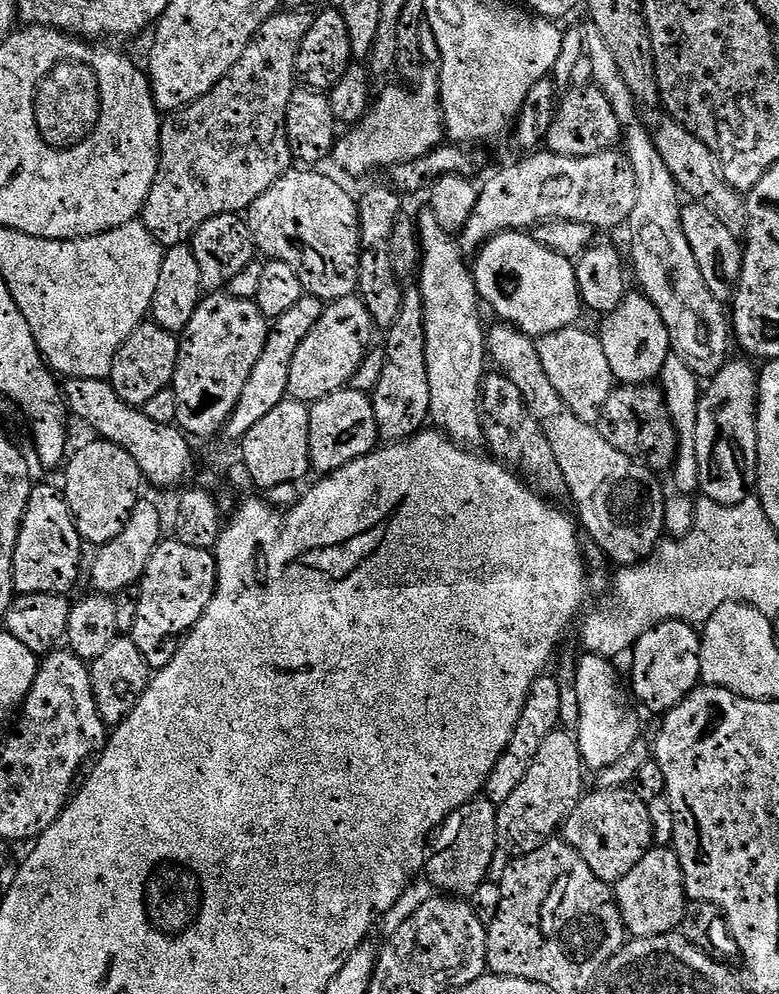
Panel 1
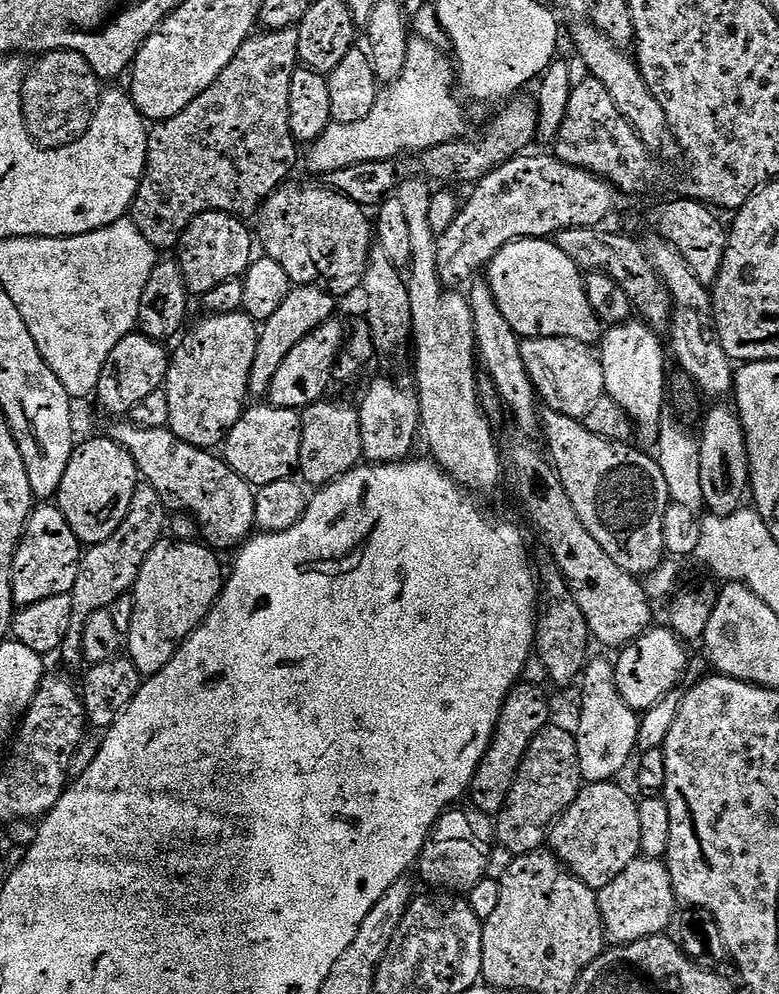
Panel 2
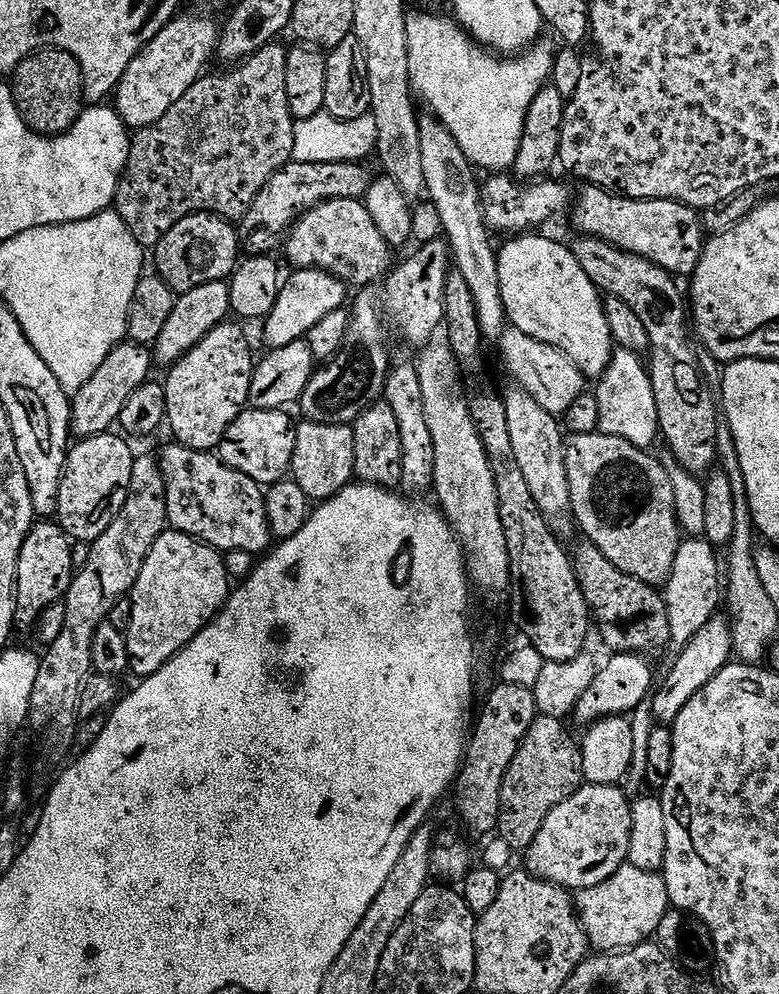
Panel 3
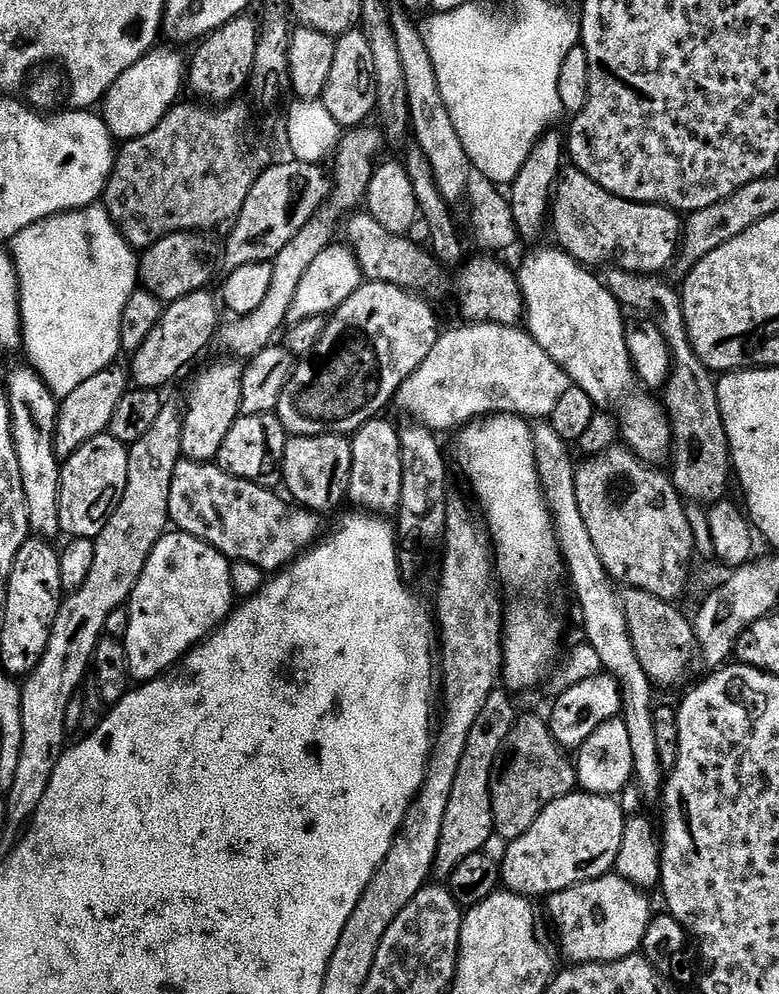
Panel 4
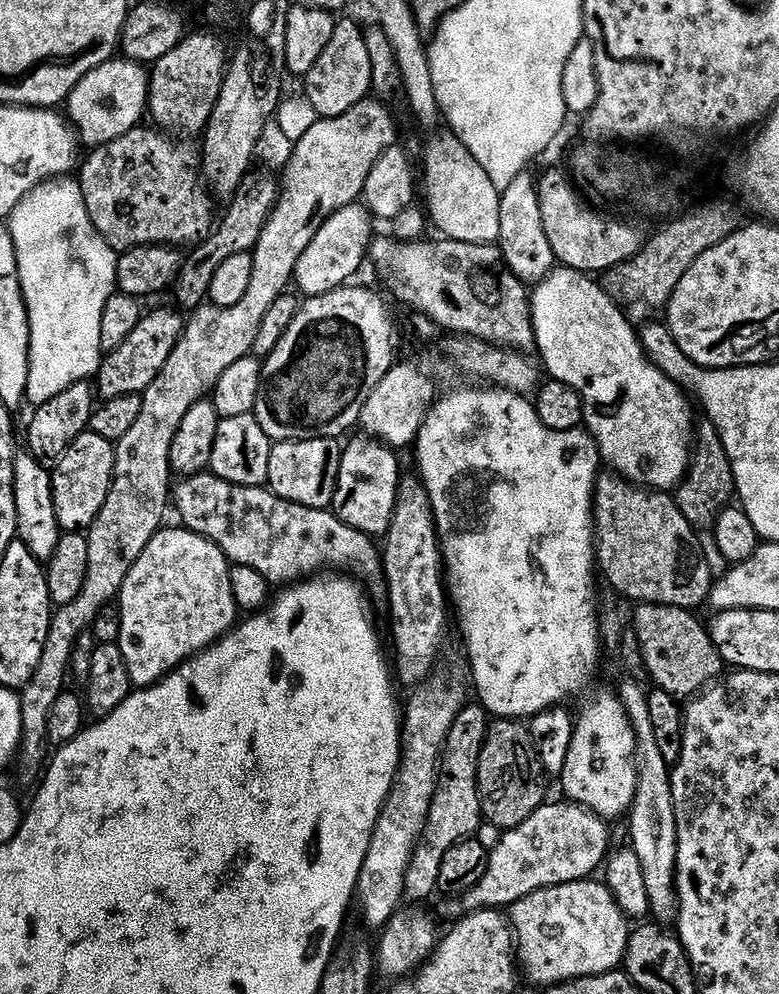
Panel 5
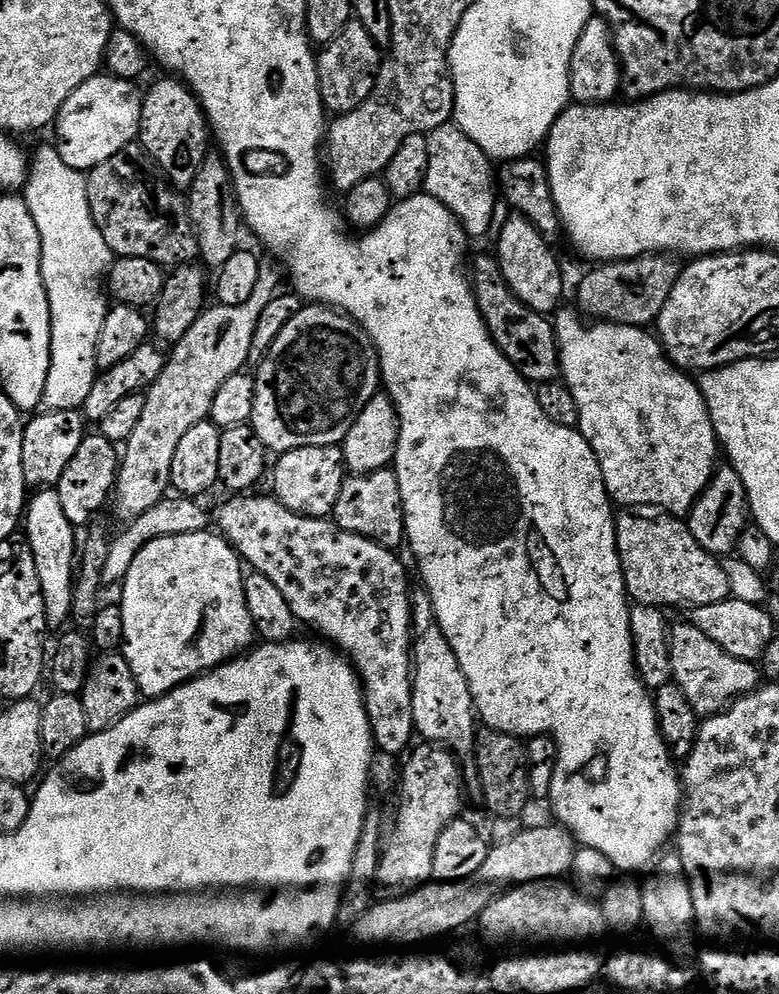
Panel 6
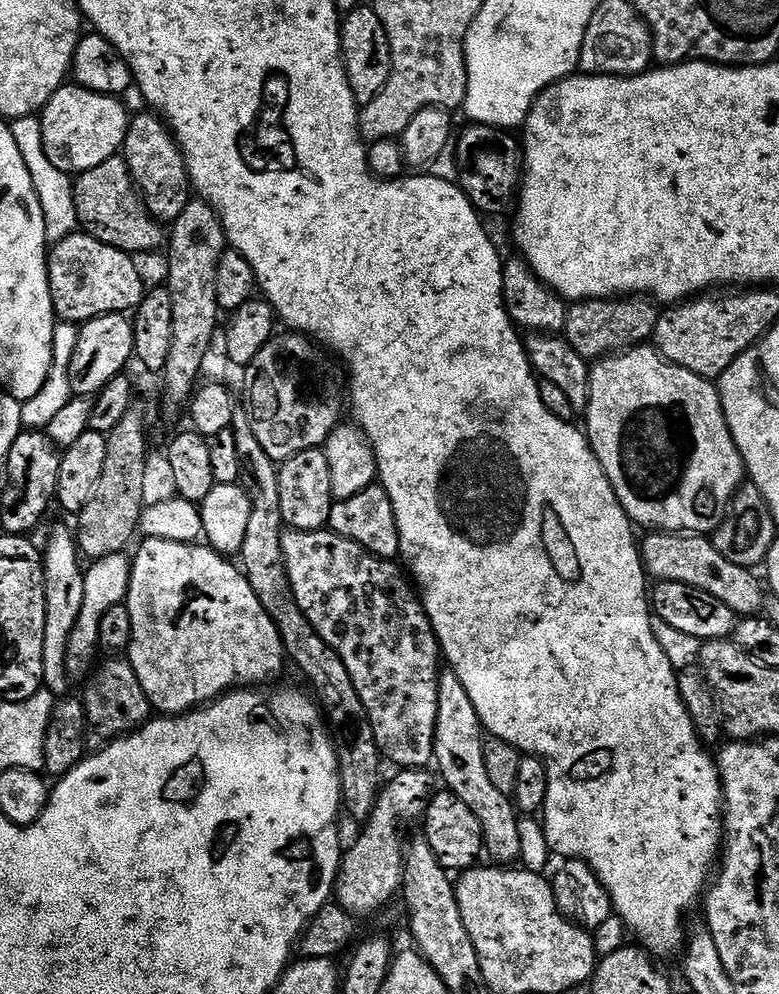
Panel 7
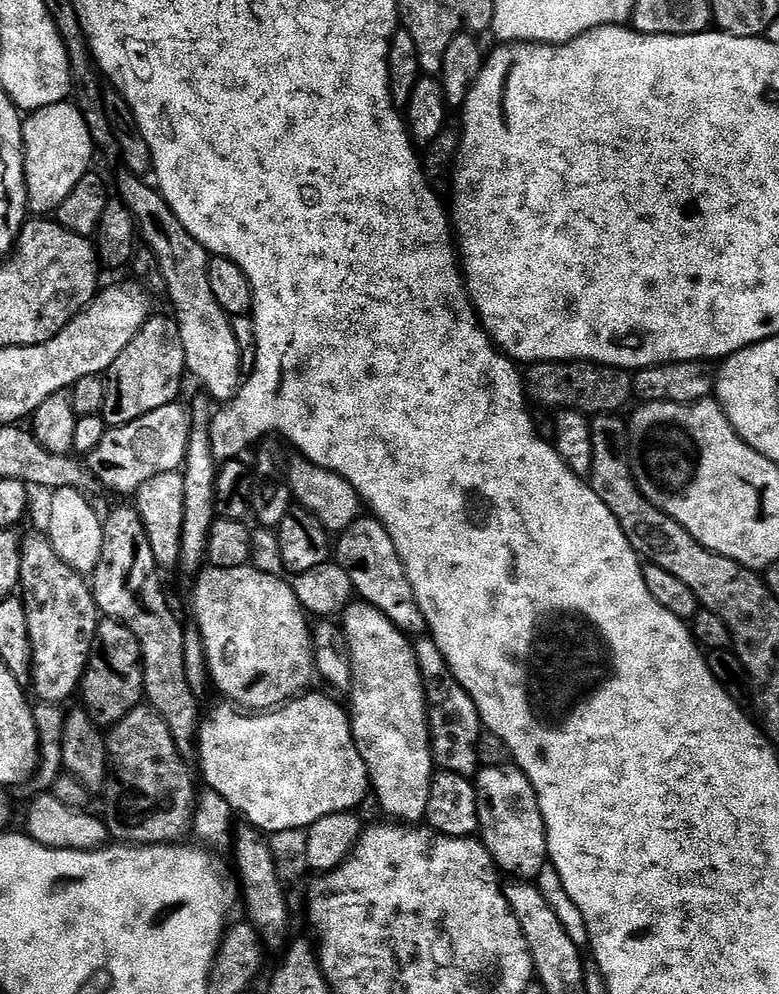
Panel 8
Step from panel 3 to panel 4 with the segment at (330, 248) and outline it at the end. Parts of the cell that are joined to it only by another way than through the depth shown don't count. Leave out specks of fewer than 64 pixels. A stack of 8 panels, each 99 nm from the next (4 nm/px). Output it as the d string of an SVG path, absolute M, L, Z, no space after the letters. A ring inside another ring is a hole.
M367 214L353 215L347 221L350 247L354 251L357 262L363 272L363 279L368 282L393 284L395 288L409 290L424 290L420 288L432 288L440 280L442 268L437 263L427 247L418 245L407 236L390 234L382 222L378 222L373 216Z

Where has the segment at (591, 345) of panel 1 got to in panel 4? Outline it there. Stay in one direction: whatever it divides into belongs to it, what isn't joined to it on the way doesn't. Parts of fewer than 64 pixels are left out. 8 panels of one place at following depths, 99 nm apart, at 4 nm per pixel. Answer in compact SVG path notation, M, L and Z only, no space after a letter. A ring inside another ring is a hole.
M471 322L463 326L437 335L434 350L426 354L426 362L396 391L395 407L409 412L415 423L437 434L445 434L451 428L463 429L477 418L498 412L551 418L554 406L558 406L562 394L570 387L564 368L523 327Z

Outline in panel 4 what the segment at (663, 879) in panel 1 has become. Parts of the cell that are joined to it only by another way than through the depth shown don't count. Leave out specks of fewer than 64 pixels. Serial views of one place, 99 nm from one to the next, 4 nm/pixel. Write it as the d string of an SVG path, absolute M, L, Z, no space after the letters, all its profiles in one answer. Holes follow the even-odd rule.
M617 875L570 886L547 897L548 912L560 935L560 948L577 964L605 964L635 956L643 949L646 930L652 924L654 909L645 893L630 880Z

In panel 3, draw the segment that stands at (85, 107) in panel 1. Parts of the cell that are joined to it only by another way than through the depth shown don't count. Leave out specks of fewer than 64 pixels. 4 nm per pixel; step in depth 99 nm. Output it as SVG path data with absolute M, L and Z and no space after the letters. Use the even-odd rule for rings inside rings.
M41 49L28 56L16 69L12 96L20 117L35 134L63 135L76 124L86 107L81 64L69 52Z

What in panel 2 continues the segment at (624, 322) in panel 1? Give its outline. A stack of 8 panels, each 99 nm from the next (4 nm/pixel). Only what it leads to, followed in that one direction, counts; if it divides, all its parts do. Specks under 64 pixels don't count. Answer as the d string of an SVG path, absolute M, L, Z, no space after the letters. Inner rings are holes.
M632 318L628 320L627 323L611 325L611 327L609 327L607 331L605 331L603 335L601 335L598 341L598 355L599 355L600 361L602 362L602 374L604 375L605 389L612 390L612 388L620 388L620 393L618 393L618 399L619 399L620 405L622 406L622 410L625 412L627 419L630 421L631 427L632 427L632 424L634 427L636 427L637 441L635 440L635 443L640 446L648 446L644 444L650 444L650 446L652 446L657 443L657 440L659 438L660 415L666 408L666 375L664 376L664 352L666 356L666 344L663 339L662 341L660 341L660 336L661 336L661 333L657 331L657 329L654 329L648 324L641 322L639 319Z

